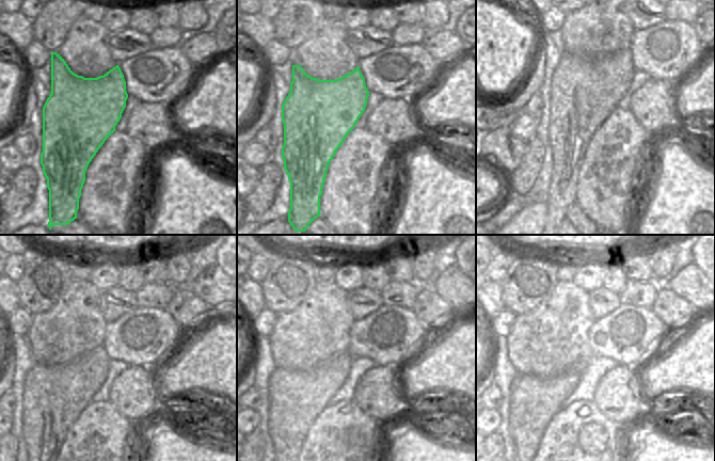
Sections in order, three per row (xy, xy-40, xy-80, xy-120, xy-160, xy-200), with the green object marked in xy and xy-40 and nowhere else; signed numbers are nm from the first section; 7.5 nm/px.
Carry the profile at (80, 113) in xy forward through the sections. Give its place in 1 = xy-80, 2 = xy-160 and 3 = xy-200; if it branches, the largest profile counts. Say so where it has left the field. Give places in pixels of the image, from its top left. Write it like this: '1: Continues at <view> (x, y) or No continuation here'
1: Continues at xy-80 (542, 145)
2: Continues at xy-160 (296, 397)
3: Continues at xy-200 (534, 401)

